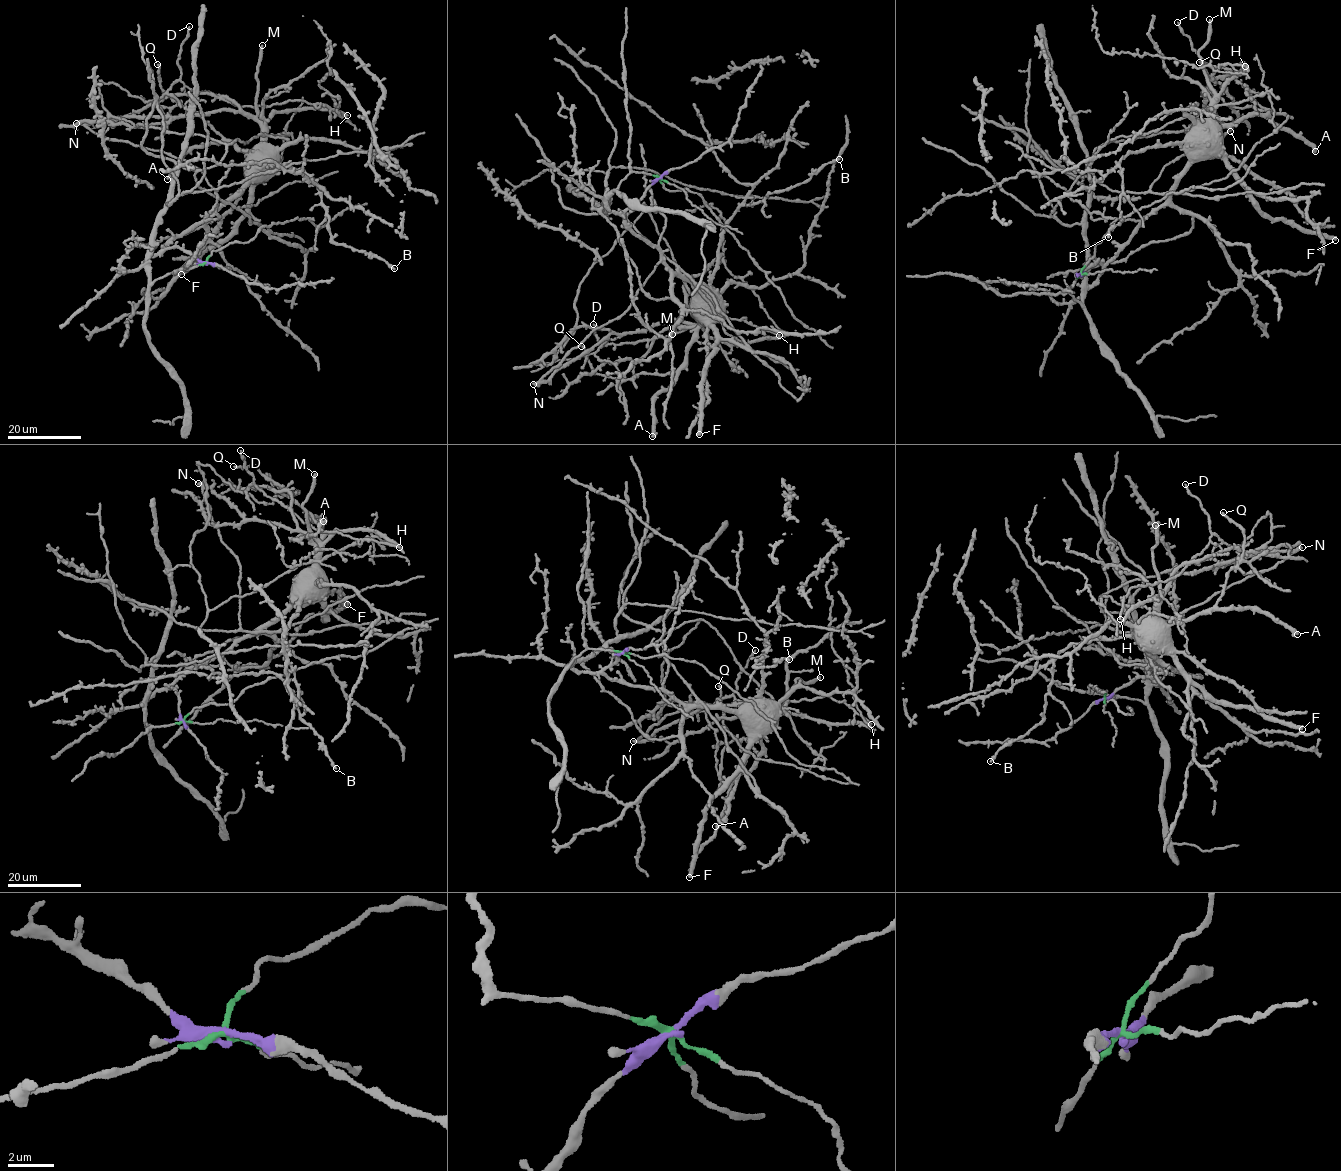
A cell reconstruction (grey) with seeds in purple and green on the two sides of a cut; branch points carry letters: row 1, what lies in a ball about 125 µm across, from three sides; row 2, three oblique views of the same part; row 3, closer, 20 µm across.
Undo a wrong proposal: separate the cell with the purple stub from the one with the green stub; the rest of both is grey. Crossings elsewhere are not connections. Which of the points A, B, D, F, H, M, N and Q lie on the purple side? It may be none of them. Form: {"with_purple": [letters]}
{"with_purple": ["A", "B", "D", "F", "H", "M", "N", "Q"]}

